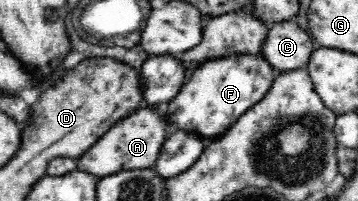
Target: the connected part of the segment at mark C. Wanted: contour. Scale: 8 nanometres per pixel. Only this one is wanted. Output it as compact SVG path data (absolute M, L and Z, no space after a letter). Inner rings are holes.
M290 19L269 25L259 55L283 73L304 68L312 52L310 36Z

